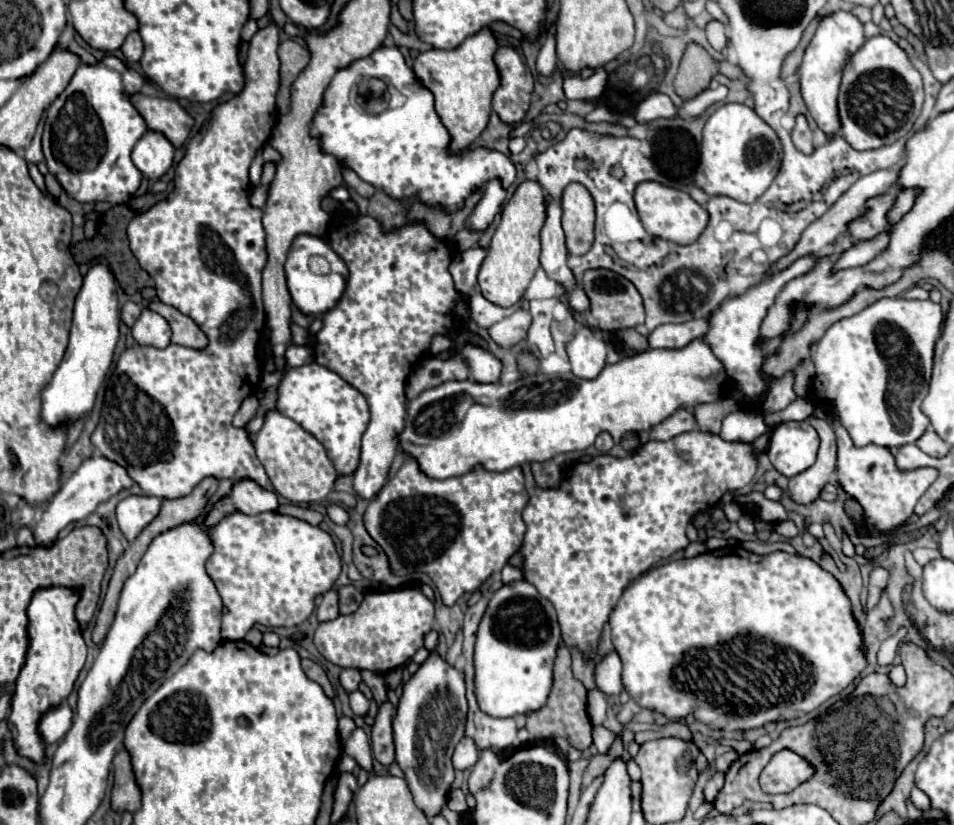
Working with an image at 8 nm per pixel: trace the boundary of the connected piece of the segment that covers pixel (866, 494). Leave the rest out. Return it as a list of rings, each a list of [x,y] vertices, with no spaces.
[[[816,409],[814,415],[826,419],[836,431],[836,437],[838,437],[838,481],[844,487],[844,491],[864,507],[868,525],[874,531],[892,531],[892,529],[900,527],[914,513],[916,501],[934,483],[934,479],[938,477],[938,471],[930,469],[930,467],[916,469],[916,471],[898,471],[890,449],[876,447],[876,445],[858,449],[852,445],[848,433],[844,431],[844,427],[840,427],[840,423],[832,411]]]

